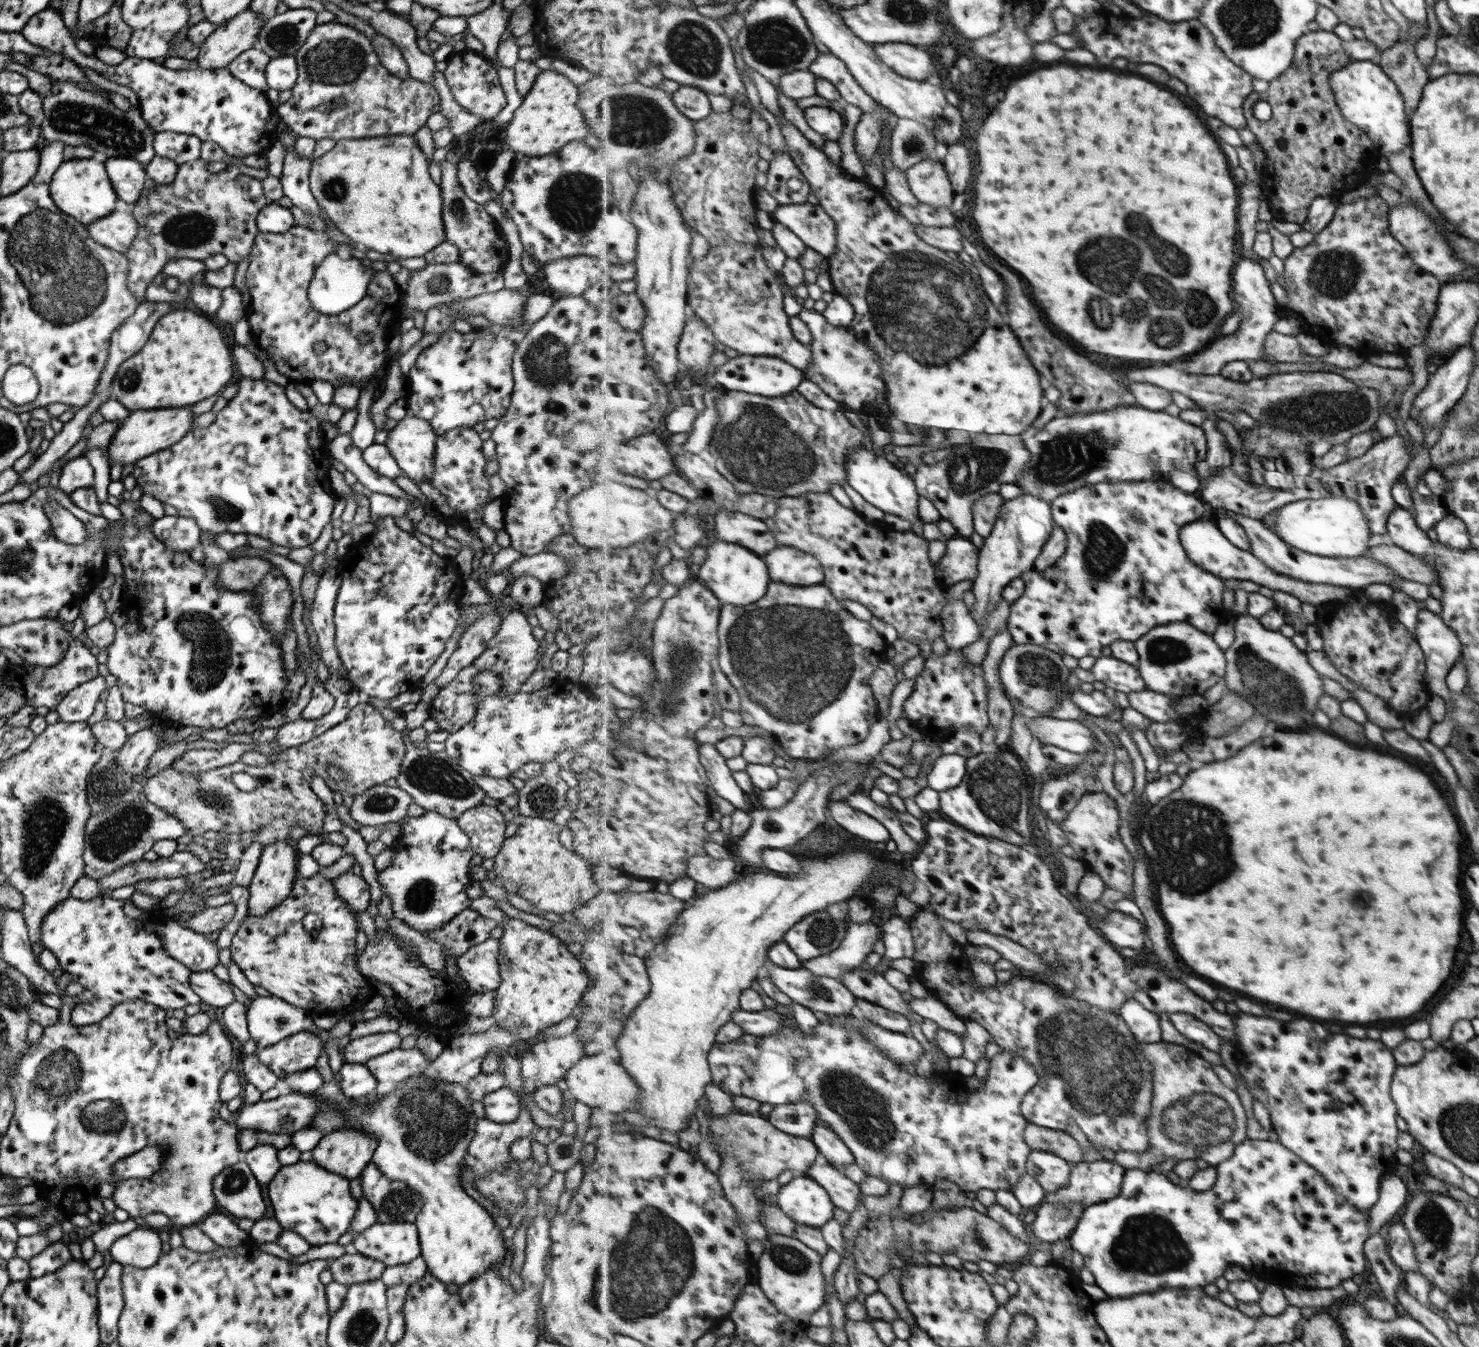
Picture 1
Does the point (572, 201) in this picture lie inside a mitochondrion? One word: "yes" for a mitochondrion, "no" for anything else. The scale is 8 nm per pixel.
yes

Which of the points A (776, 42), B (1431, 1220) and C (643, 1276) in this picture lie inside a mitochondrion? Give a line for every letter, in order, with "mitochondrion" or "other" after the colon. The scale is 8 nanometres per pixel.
A: mitochondrion
B: mitochondrion
C: mitochondrion

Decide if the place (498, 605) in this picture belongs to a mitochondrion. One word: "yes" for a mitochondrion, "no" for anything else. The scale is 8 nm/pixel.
no

